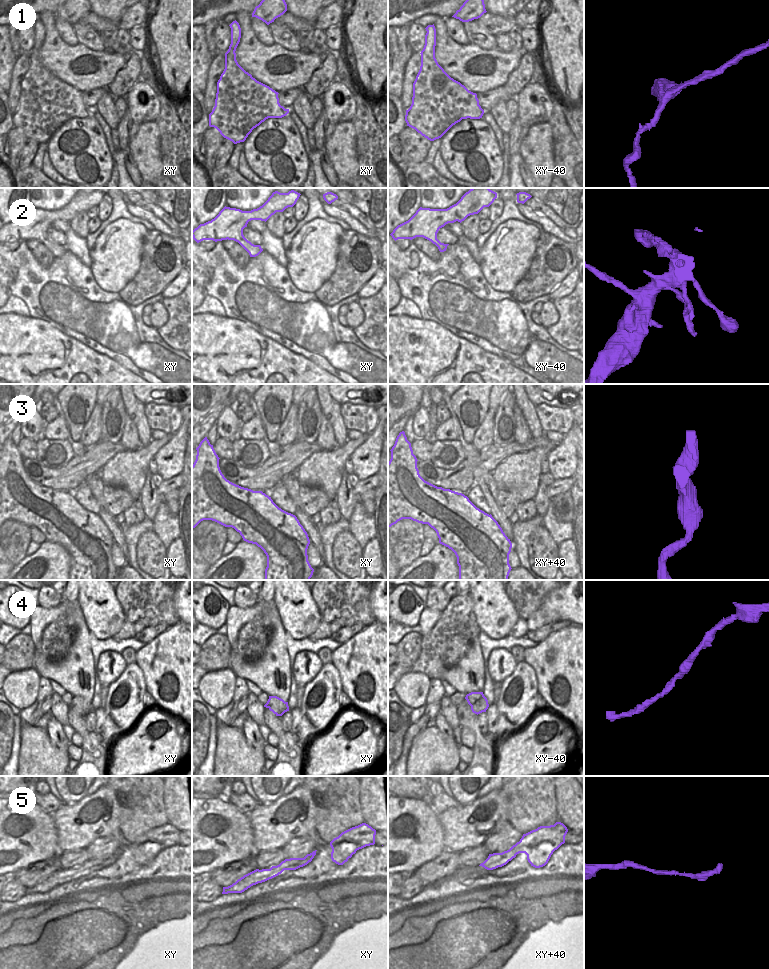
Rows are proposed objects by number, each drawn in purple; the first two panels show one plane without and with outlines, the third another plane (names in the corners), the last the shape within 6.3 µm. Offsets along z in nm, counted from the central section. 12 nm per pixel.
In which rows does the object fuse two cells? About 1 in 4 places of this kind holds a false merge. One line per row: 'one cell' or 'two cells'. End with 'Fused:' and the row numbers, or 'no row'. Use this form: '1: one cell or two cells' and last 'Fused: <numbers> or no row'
1: one cell
2: two cells
3: one cell
4: one cell
5: one cell
Fused: 2

